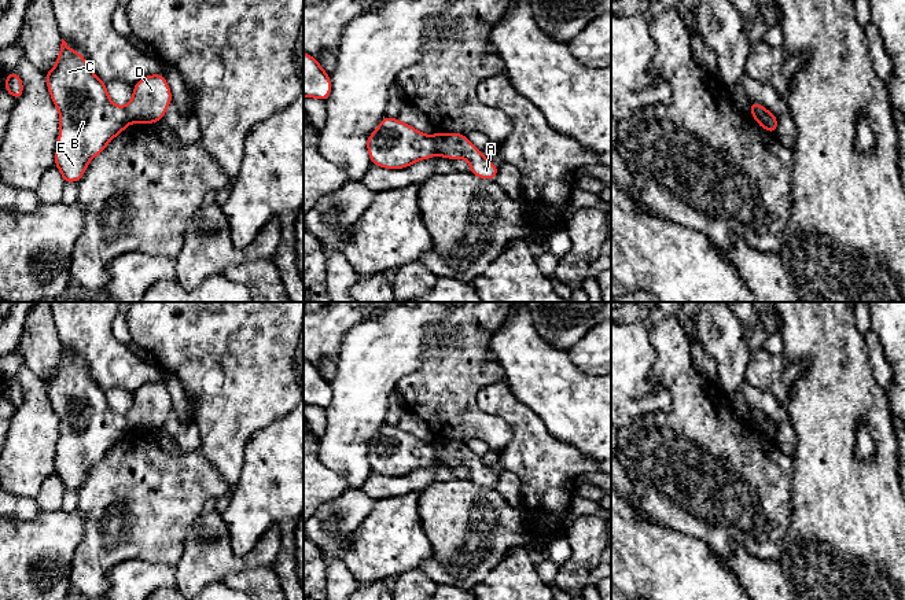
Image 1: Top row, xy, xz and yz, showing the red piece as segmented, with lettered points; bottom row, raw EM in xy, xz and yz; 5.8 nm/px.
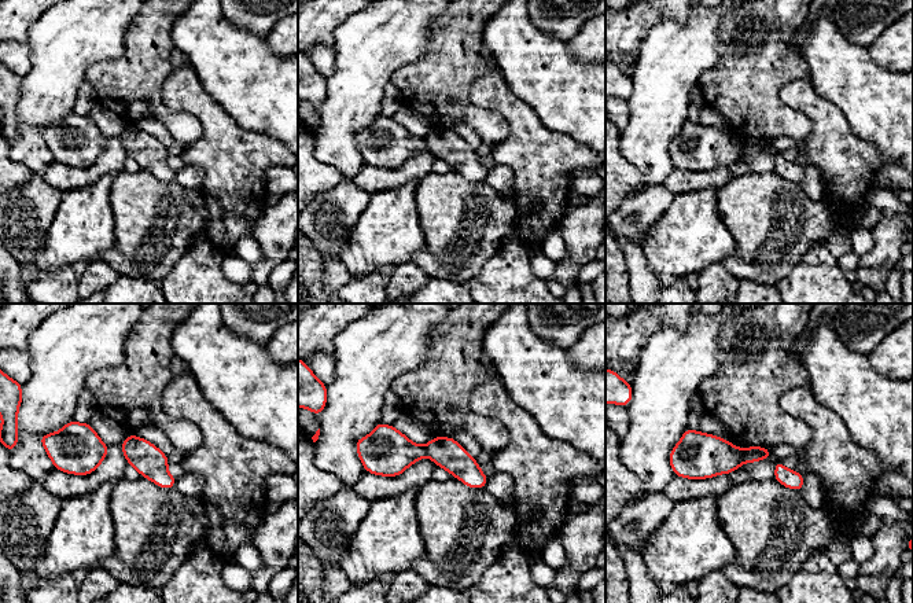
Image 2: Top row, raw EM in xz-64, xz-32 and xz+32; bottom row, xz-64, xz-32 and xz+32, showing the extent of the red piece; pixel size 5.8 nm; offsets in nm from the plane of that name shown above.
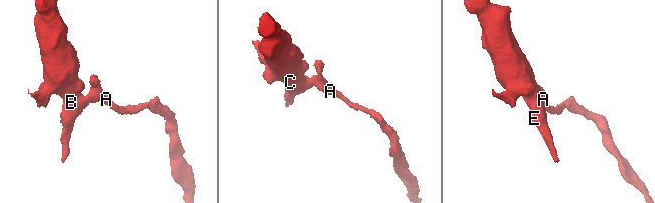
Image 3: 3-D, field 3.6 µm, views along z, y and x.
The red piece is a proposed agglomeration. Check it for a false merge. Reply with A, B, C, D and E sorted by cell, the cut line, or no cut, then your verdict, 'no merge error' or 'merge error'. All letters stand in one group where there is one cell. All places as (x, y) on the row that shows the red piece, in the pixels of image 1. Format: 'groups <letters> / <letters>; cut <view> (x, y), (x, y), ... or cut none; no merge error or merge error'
groups A D / B C E; cut xz (431, 136), (438, 154); merge error

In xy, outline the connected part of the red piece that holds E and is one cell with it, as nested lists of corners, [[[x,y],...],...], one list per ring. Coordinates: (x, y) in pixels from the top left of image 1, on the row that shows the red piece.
[[[62,38],[58,62],[47,73],[45,84],[59,111],[60,126],[55,163],[65,183],[78,183],[88,163],[132,122],[125,107],[114,104],[107,85],[93,73],[81,52],[74,52]]]

